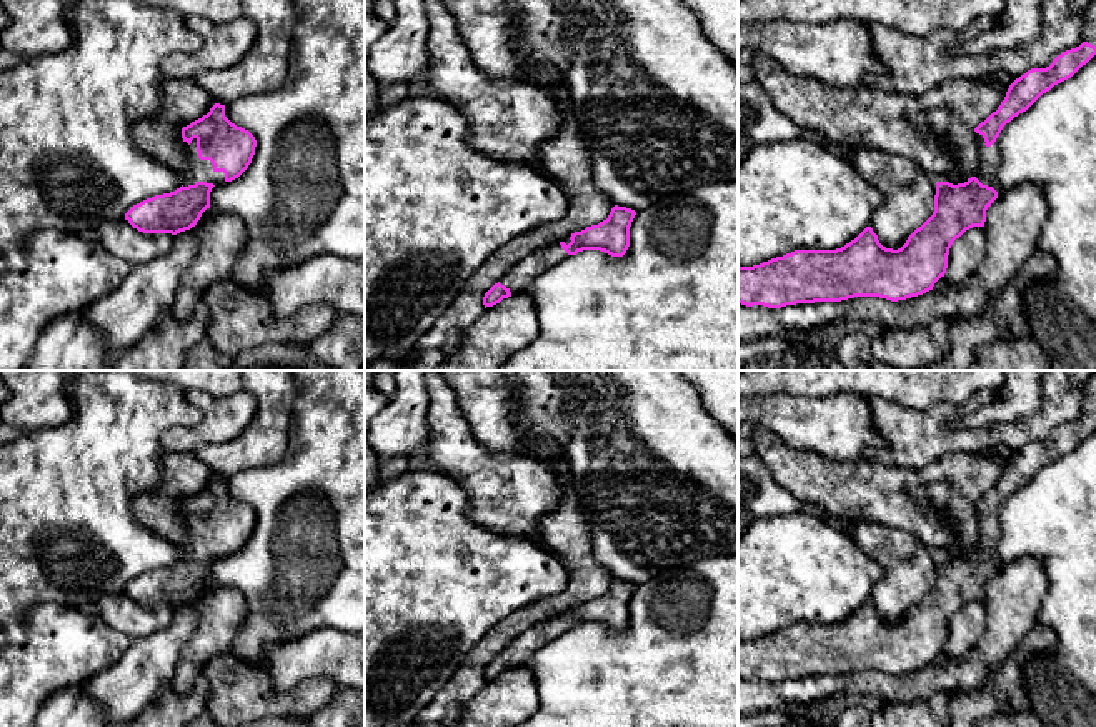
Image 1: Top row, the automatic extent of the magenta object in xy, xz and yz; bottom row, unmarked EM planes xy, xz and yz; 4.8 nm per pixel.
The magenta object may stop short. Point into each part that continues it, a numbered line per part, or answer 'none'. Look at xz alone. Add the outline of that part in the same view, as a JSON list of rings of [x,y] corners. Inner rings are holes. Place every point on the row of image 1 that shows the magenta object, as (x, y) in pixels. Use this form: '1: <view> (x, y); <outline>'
1: xz (522, 275); [[[566,237],[553,245],[535,250],[516,262],[498,282],[511,292],[511,297],[530,293],[531,285],[541,273],[571,257],[561,248],[561,242],[568,245],[571,240]]]

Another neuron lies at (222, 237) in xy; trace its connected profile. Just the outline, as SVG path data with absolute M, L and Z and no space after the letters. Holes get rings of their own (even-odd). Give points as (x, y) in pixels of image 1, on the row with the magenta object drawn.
M207 208L195 227L198 235L197 257L180 277L170 312L185 320L203 300L203 293L217 282L227 280L247 243L248 232L237 215Z

